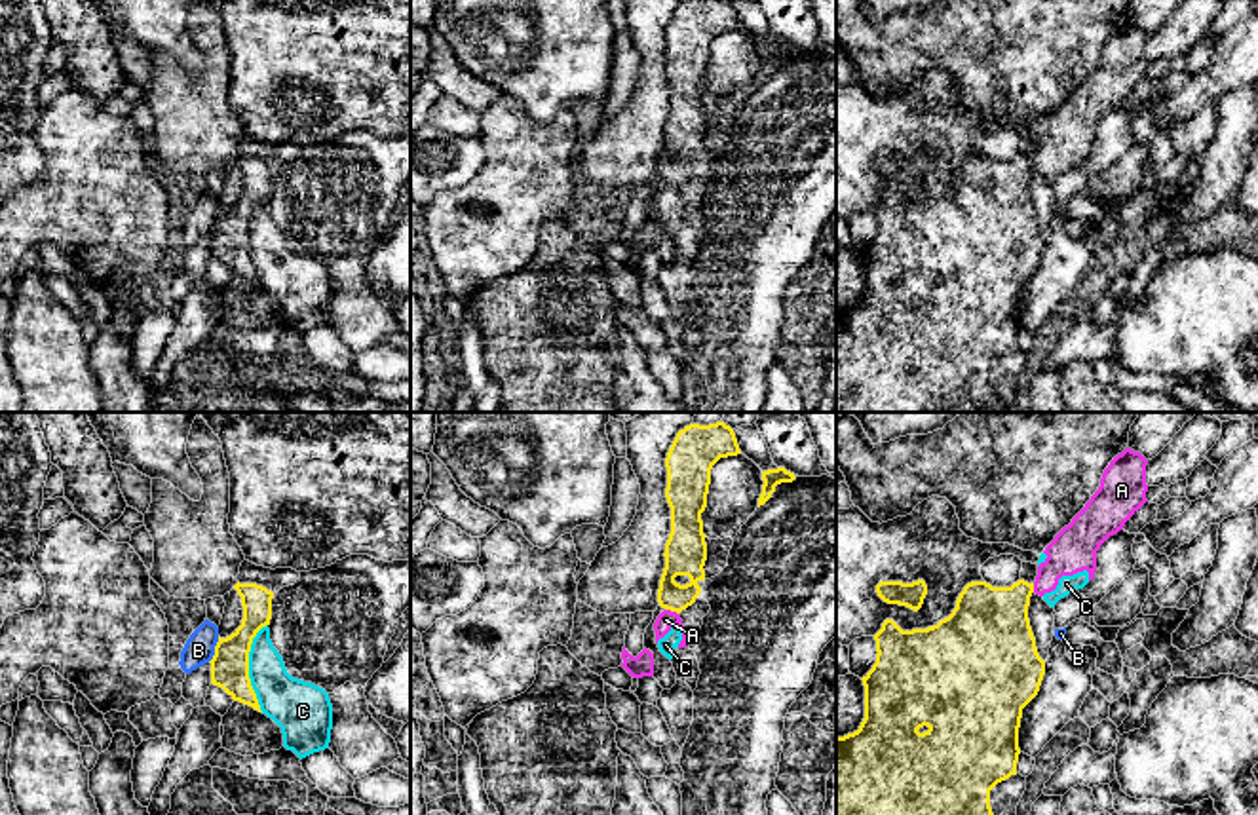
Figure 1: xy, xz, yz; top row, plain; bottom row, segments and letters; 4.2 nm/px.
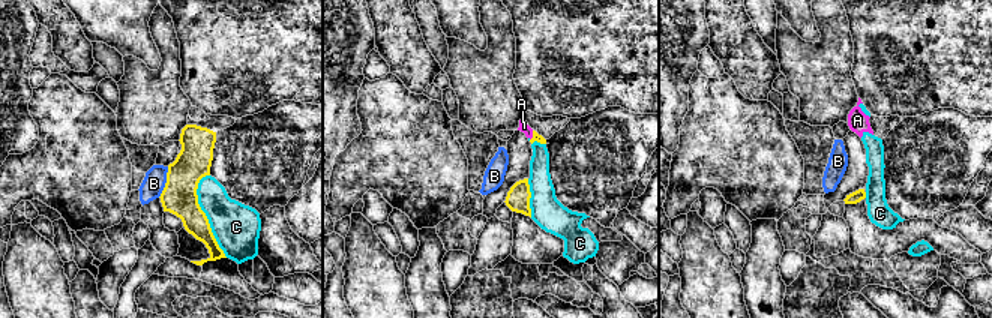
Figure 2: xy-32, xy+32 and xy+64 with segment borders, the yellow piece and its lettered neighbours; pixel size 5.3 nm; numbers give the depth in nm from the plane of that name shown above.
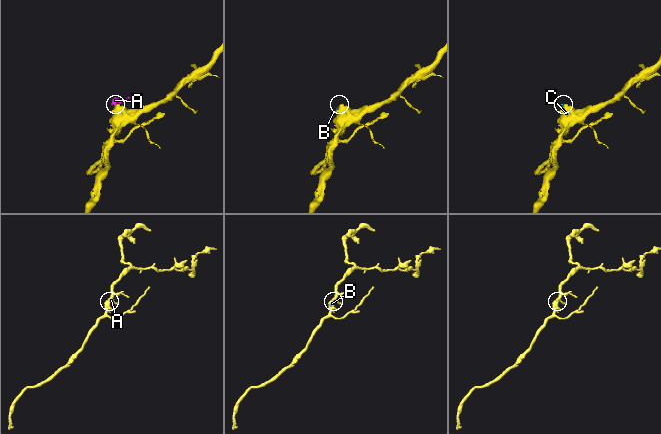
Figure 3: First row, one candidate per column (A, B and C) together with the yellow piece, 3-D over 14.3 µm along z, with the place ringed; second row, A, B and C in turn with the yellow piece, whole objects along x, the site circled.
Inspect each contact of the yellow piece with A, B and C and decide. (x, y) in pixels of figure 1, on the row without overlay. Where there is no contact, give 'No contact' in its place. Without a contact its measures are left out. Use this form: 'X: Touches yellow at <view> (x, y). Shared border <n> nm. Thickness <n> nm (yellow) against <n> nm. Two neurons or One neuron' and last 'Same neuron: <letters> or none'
A: Touches yellow at xz (671, 185). Shared border 60 nm. Thickness 180 nm (yellow) against 80 nm. Two neurons
B: Touches yellow at xy (215, 225). Shared border 120 nm. Thickness 160 nm (yellow) against 130 nm. Two neurons
C: Touches yellow at xy (247, 242). Shared border 380 nm. Thickness 160 nm (yellow) against 220 nm. Two neurons
Same neuron: none

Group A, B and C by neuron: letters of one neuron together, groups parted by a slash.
A C / B

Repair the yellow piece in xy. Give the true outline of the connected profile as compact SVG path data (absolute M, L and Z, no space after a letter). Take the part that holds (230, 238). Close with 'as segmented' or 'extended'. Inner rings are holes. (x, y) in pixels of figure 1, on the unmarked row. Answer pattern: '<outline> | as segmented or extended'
M236 158L241 171L241 199L226 213L219 211L211 237L211 258L222 262L234 275L260 285L249 253L249 226L257 207L270 199L274 167L257 158Z | as segmented

